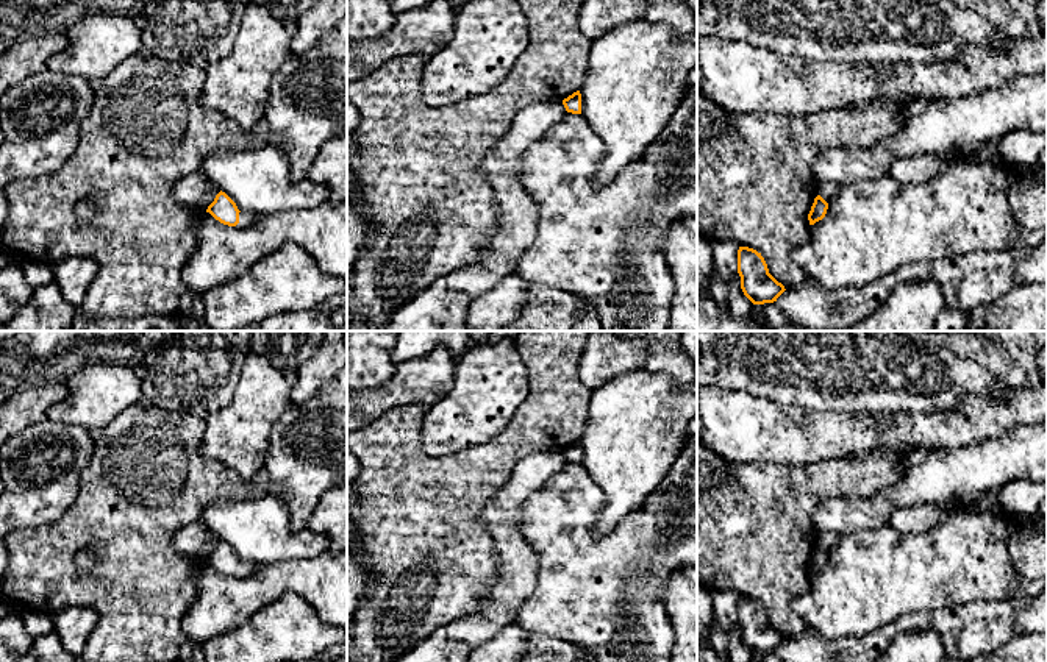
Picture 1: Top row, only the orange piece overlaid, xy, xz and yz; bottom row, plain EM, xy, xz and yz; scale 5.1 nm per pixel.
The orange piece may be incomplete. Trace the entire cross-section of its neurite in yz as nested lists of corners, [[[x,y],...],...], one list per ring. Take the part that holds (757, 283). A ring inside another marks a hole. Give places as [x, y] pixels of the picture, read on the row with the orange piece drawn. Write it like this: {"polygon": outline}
{"polygon": [[[749,247],[738,250],[738,273],[741,289],[753,304],[774,303],[786,290],[767,269],[761,253]]]}

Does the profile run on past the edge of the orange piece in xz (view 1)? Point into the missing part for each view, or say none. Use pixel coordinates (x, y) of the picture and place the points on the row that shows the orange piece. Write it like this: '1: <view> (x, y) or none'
1: none

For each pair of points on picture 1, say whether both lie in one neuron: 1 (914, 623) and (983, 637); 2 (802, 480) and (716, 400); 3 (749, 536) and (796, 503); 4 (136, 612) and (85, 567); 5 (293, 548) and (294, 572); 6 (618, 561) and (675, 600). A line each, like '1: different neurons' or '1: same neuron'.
1: same neuron
2: different neurons
3: same neuron
4: different neurons
5: different neurons
6: different neurons

